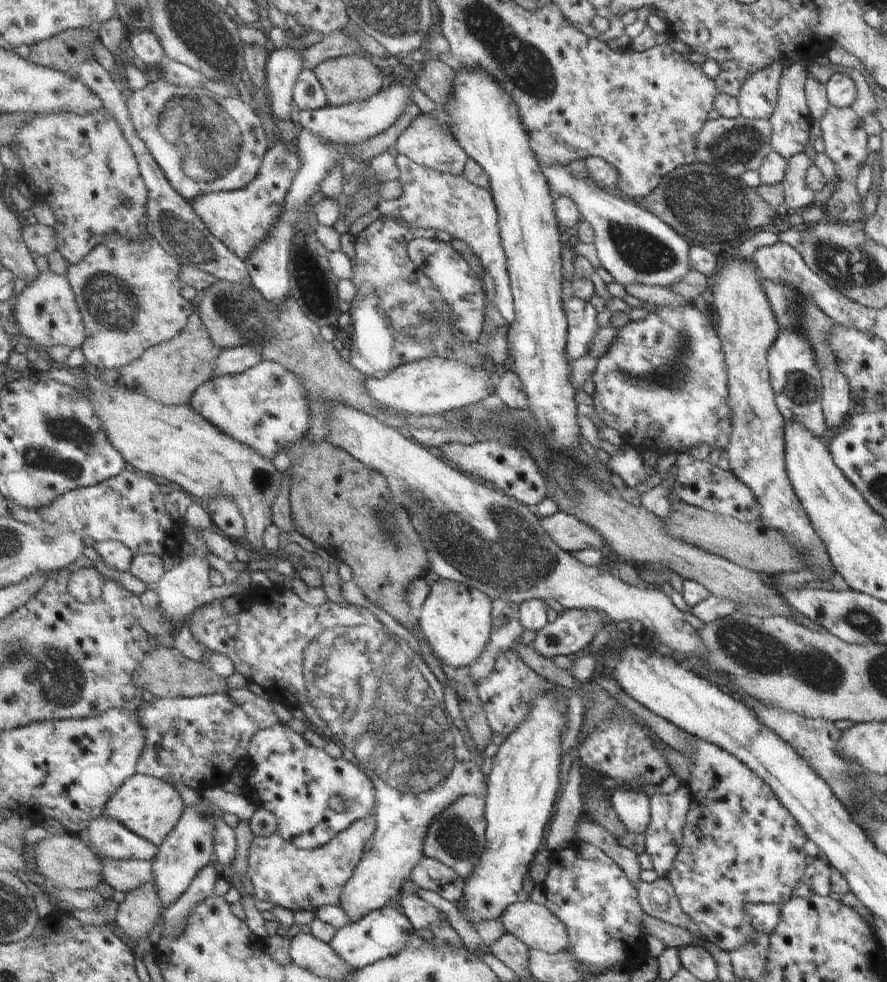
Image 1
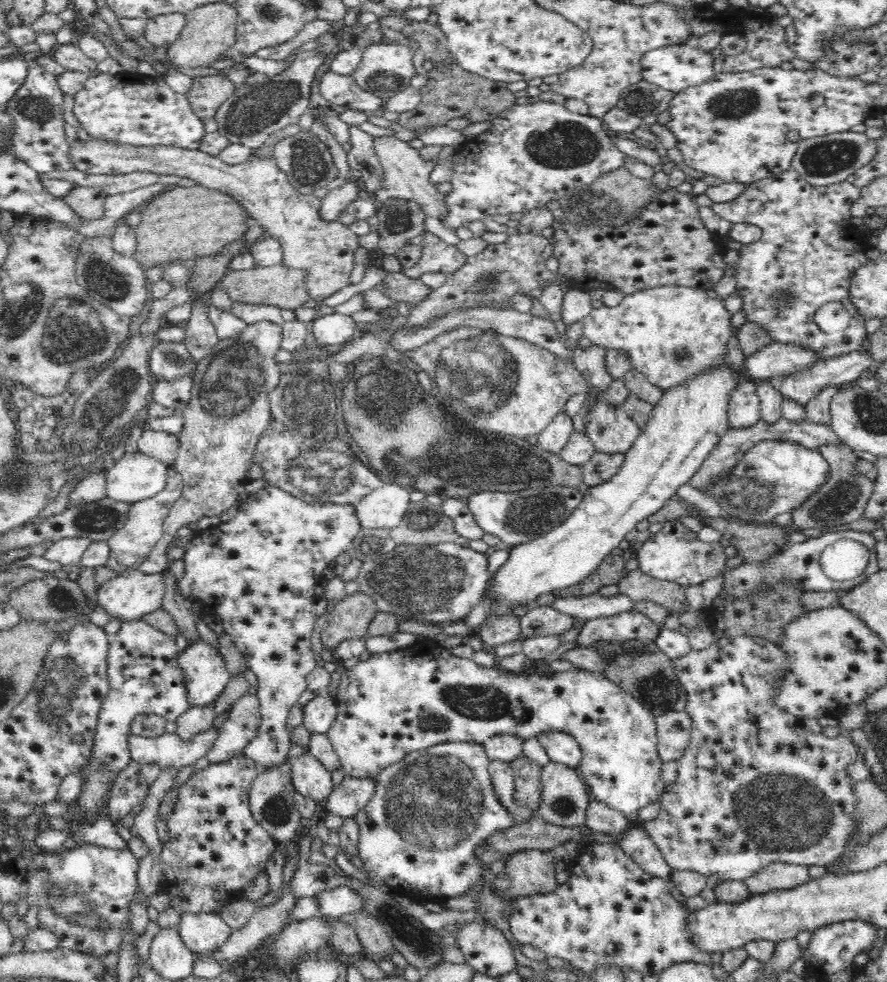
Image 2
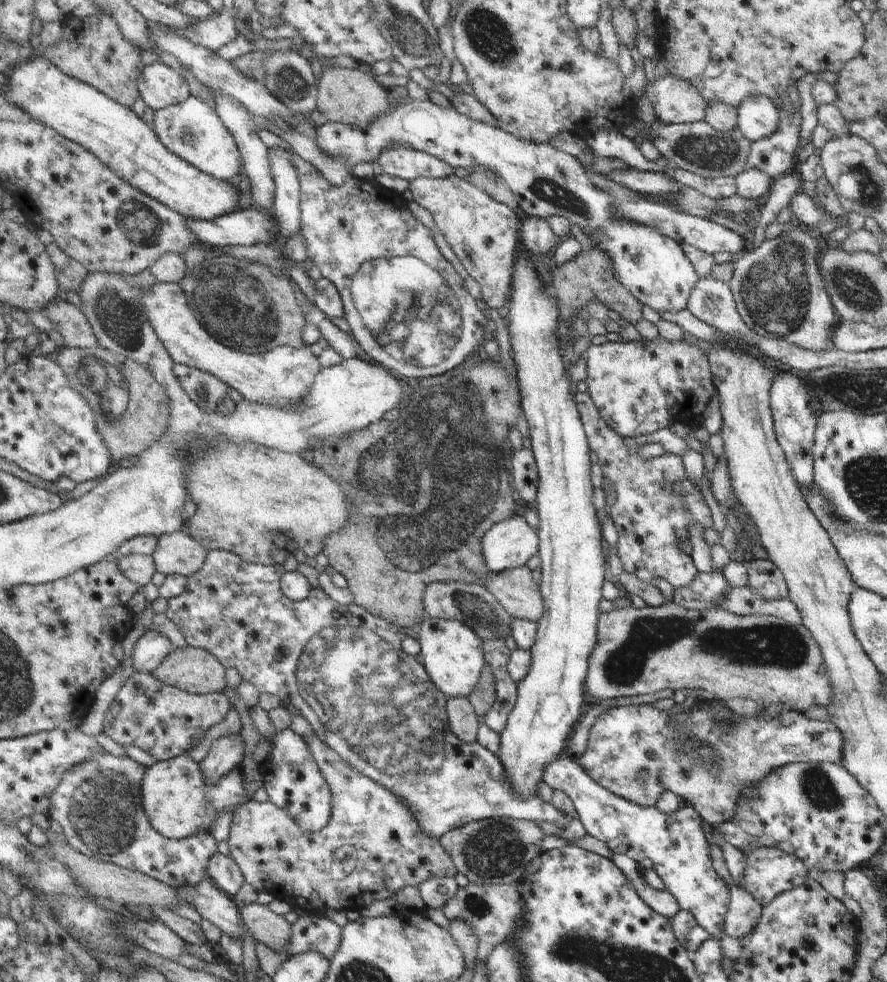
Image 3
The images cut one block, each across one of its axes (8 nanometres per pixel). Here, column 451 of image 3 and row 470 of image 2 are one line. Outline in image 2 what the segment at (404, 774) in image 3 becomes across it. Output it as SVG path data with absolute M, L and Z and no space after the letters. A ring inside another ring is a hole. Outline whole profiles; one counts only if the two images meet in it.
M761 440L748 450L742 461L736 462L728 472L712 480L712 486L704 486L701 492L707 488L708 494L712 494L720 503L720 516L732 521L742 521L744 523L772 524L774 517L784 512L794 512L799 509L804 501L815 494L815 492L830 479L830 465L819 452L808 449L804 446L788 441Z

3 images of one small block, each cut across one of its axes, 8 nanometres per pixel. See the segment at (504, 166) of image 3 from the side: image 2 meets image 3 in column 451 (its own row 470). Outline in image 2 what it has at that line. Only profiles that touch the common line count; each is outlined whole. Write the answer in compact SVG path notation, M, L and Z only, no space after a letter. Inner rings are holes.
M126 453L124 458L106 467L106 494L114 501L134 503L156 496L166 486L167 466L142 453Z

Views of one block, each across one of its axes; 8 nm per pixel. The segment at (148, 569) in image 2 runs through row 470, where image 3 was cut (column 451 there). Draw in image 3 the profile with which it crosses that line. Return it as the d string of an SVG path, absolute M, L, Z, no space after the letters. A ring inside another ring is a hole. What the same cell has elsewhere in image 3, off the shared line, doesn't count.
M455 175L449 178L419 177L410 182L409 189L413 200L432 214L439 232L466 272L479 284L484 302L496 310L501 308L503 313L514 284L517 232L521 226L517 214L507 204L493 200L477 185Z

